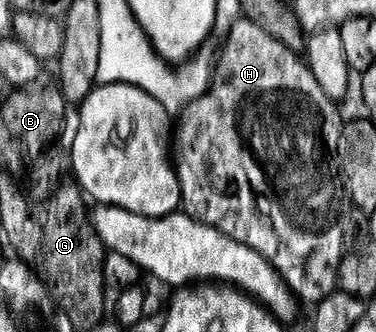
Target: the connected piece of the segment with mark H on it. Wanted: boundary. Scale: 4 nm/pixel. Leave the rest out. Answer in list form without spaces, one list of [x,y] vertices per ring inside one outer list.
[[[244,17],[238,20],[225,39],[225,52],[222,53],[221,60],[215,63],[213,82],[209,91],[180,112],[178,119],[181,120],[178,123],[176,120],[175,123],[175,170],[181,186],[183,211],[192,219],[197,219],[216,231],[222,231],[224,235],[232,235],[235,241],[255,249],[255,253],[263,256],[278,271],[289,290],[302,304],[316,305],[338,290],[337,269],[341,264],[343,252],[346,250],[345,231],[341,228],[340,221],[337,220],[339,183],[335,178],[334,168],[331,166],[331,160],[335,155],[335,145],[341,136],[343,118],[341,119],[340,113],[337,112],[338,104],[329,99],[327,93],[323,93],[323,89],[319,89],[319,81],[315,81],[315,73],[311,73],[308,62],[298,52],[297,56],[287,44],[280,43],[271,32],[264,31],[261,28],[264,26],[260,22]]]

